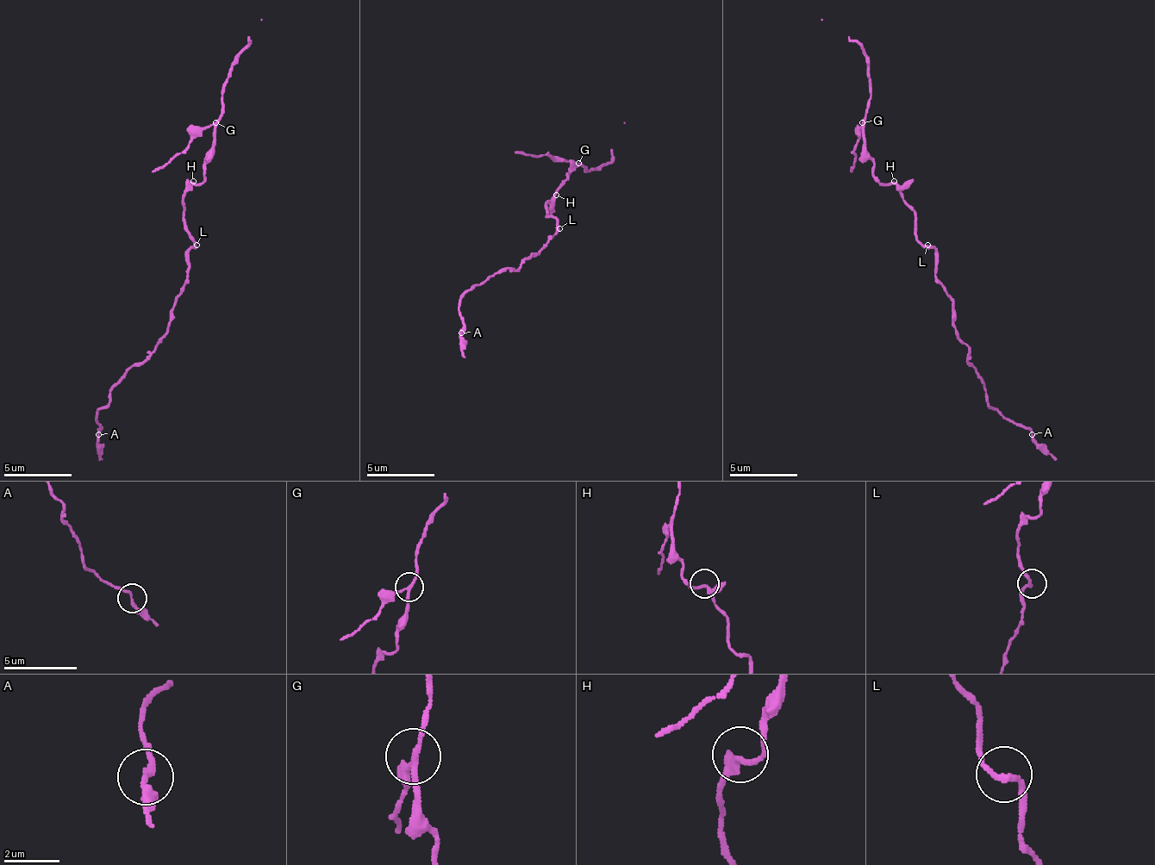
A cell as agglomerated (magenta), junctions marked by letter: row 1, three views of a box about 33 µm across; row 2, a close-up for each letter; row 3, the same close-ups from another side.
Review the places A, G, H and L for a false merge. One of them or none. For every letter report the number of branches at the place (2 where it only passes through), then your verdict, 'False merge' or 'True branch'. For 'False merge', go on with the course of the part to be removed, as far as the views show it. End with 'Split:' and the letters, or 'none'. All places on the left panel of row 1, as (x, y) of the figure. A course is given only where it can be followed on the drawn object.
A: Branches: 2. True branch
G: Branches: 3. False merge. Course of the part to remove: (216, 123), (152, 171)
H: Branches: 3. True branch
L: Branches: 2. True branch
Split: G

